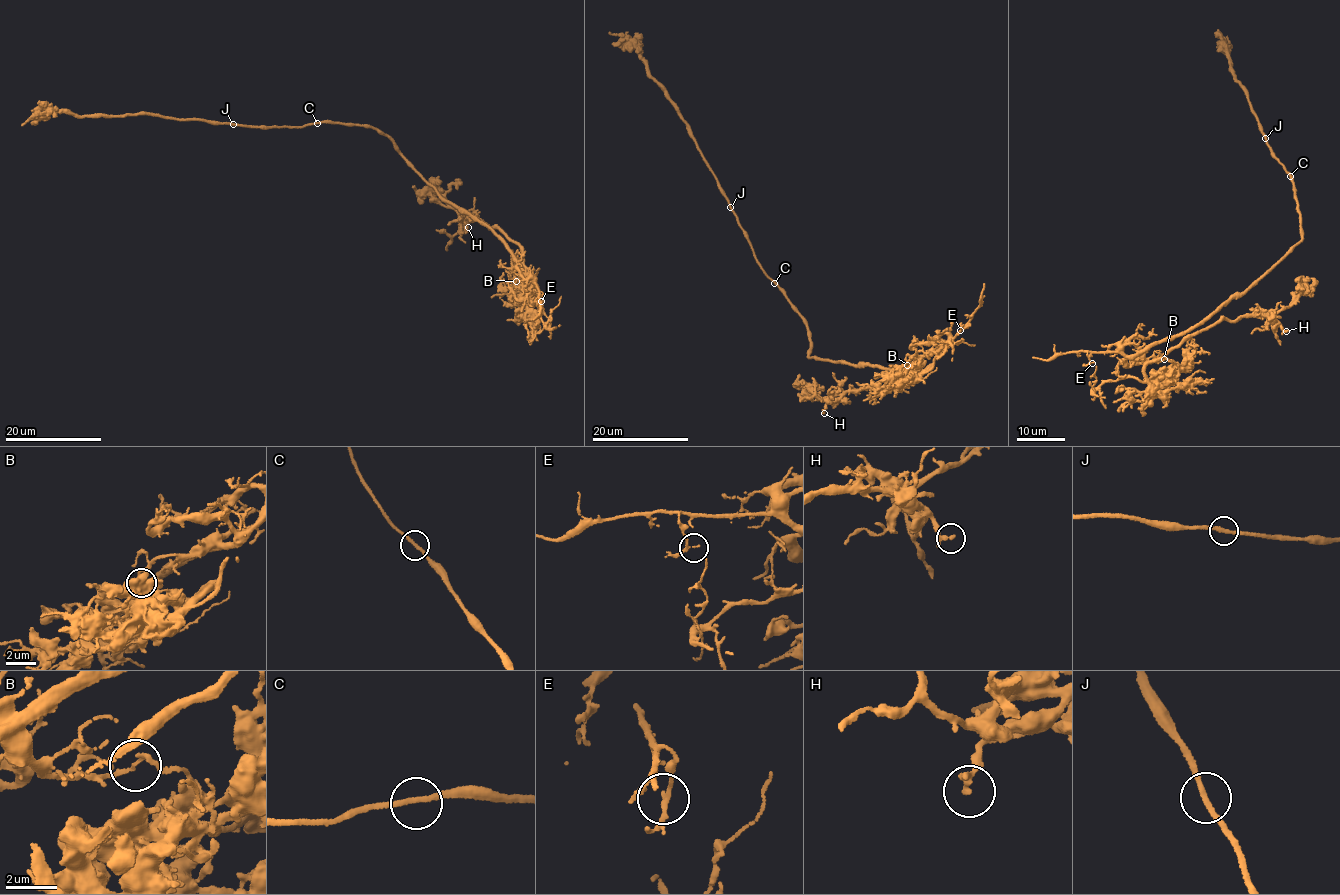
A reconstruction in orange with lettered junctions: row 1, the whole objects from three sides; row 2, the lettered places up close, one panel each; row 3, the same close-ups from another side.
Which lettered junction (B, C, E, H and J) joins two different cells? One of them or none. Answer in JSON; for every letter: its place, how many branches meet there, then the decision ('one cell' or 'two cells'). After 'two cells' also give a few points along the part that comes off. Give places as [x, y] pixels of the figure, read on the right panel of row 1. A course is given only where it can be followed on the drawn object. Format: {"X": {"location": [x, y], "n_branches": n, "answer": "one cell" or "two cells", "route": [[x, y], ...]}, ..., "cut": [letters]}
{"B": {"location": [1164, 359], "n_branches": 2, "answer": "two cells", "route": [[1163, 360], [1147, 361], [1143, 351], [1254, 285], [1300, 242], [1294, 183], [1271, 155], [1222, 49]]}, "C": {"location": [1290, 176], "n_branches": 2, "answer": "one cell"}, "E": {"location": [1092, 363], "n_branches": 2, "answer": "one cell"}, "H": {"location": [1286, 331], "n_branches": 2, "answer": "one cell"}, "J": {"location": [1265, 138], "n_branches": 2, "answer": "one cell"}, "cut": ["B"]}

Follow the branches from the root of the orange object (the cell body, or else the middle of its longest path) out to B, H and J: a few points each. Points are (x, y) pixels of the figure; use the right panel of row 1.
B: (1248, 288), (1183, 334), (1158, 342), (1143, 353), (1147, 361), (1163, 360)
H: (1248, 288), (1143, 353), (1147, 361), (1172, 362), (1149, 392), (1147, 364), (1219, 321), (1262, 314), (1286, 331)
J: (1248, 288), (1282, 260), (1301, 237), (1293, 178), (1273, 157), (1265, 138)

